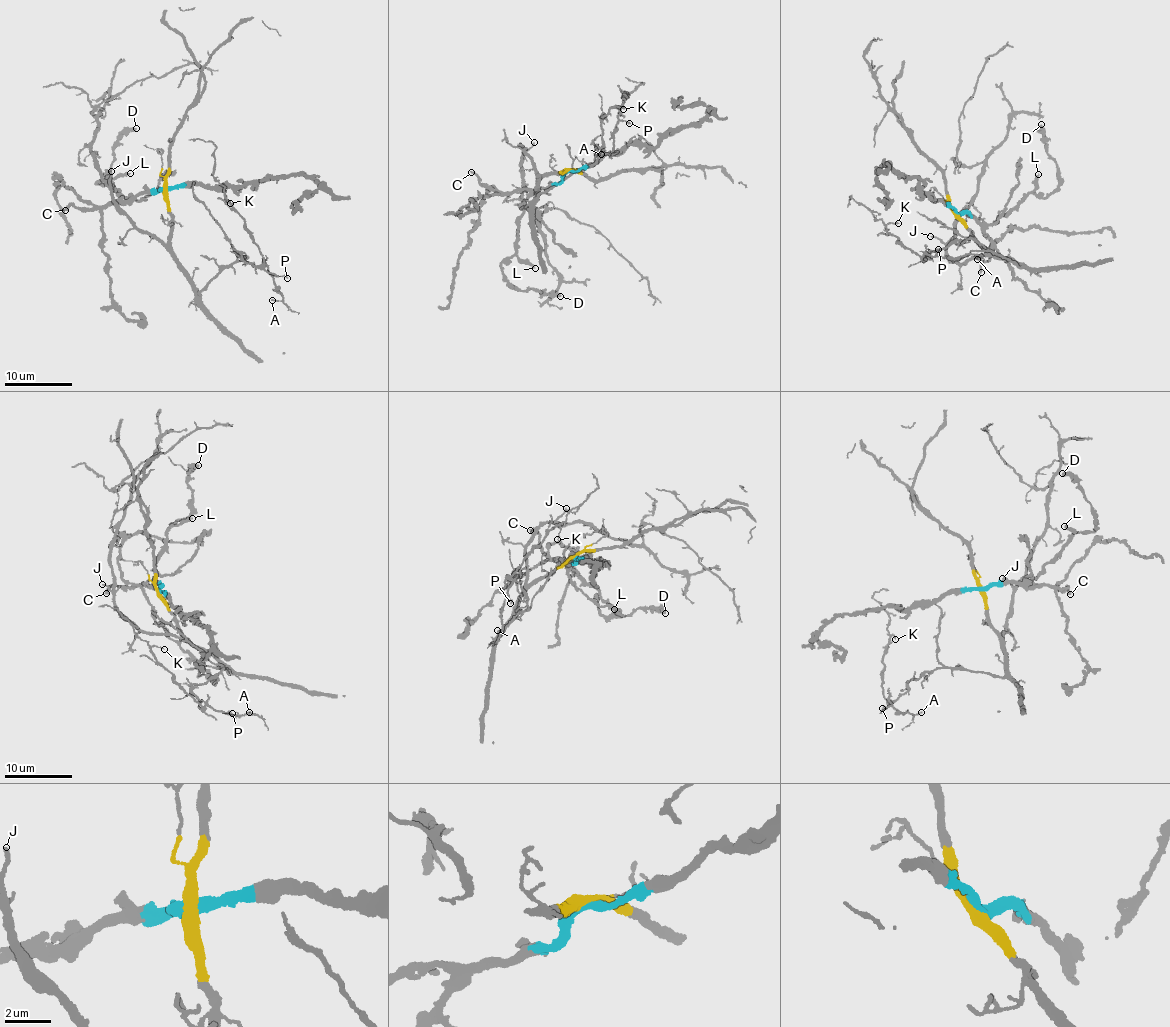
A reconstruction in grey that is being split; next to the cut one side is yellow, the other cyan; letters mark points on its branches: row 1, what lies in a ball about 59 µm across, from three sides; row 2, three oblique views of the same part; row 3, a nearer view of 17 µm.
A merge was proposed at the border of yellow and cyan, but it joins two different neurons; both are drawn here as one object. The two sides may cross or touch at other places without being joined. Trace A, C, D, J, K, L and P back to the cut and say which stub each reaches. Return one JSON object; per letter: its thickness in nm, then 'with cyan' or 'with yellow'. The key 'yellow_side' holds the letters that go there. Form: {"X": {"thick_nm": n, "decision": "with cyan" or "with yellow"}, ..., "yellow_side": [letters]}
{"A": {"thick_nm": 140, "decision": "with yellow"}, "C": {"thick_nm": 280, "decision": "with cyan"}, "D": {"thick_nm": 400, "decision": "with cyan"}, "J": {"thick_nm": 150, "decision": "with yellow"}, "K": {"thick_nm": 100, "decision": "with yellow"}, "L": {"thick_nm": 240, "decision": "with cyan"}, "P": {"thick_nm": 130, "decision": "with yellow"}, "yellow_side": ["A", "J", "K", "P"]}

